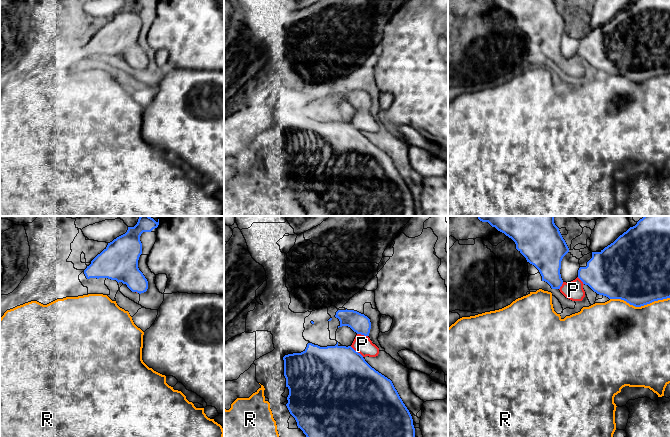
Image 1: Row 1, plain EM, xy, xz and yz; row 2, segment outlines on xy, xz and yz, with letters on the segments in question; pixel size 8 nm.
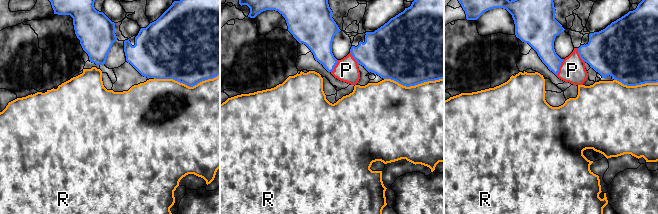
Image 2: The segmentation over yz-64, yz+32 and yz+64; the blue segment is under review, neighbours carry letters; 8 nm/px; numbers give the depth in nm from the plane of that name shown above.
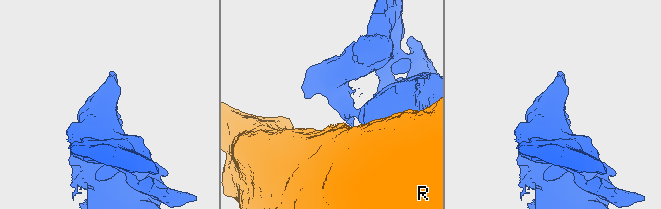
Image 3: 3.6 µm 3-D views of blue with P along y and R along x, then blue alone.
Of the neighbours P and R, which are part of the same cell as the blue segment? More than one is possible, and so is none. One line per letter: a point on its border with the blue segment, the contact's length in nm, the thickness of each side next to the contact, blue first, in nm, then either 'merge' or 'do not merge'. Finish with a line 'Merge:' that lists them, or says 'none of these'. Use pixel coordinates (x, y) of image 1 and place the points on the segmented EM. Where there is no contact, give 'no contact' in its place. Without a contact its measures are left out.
P: xz (356, 351) | 140 nm | 500/150 nm | merge
R: yz (639, 306) | 480 nm | 480/500 nm | do not merge
Merge: P

